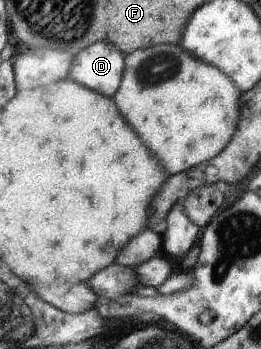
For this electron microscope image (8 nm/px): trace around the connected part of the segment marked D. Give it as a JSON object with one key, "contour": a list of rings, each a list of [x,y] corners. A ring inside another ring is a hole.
{"contour":[[[94,43],[73,54],[67,79],[111,98],[122,79],[123,56],[110,43]]]}

